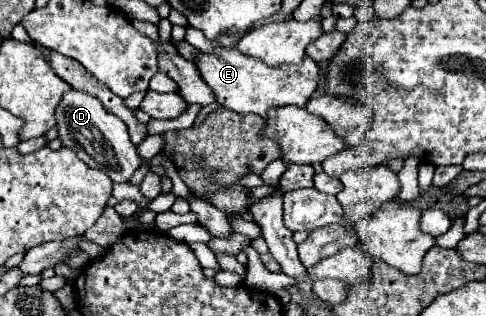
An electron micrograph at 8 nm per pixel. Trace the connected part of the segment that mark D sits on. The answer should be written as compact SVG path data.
M69 89L67 93L63 93L63 99L55 109L55 119L63 147L75 151L81 161L85 161L93 169L107 173L113 181L129 181L133 171L141 165L135 145L129 141L127 125L113 113L109 113L91 93L79 89Z

